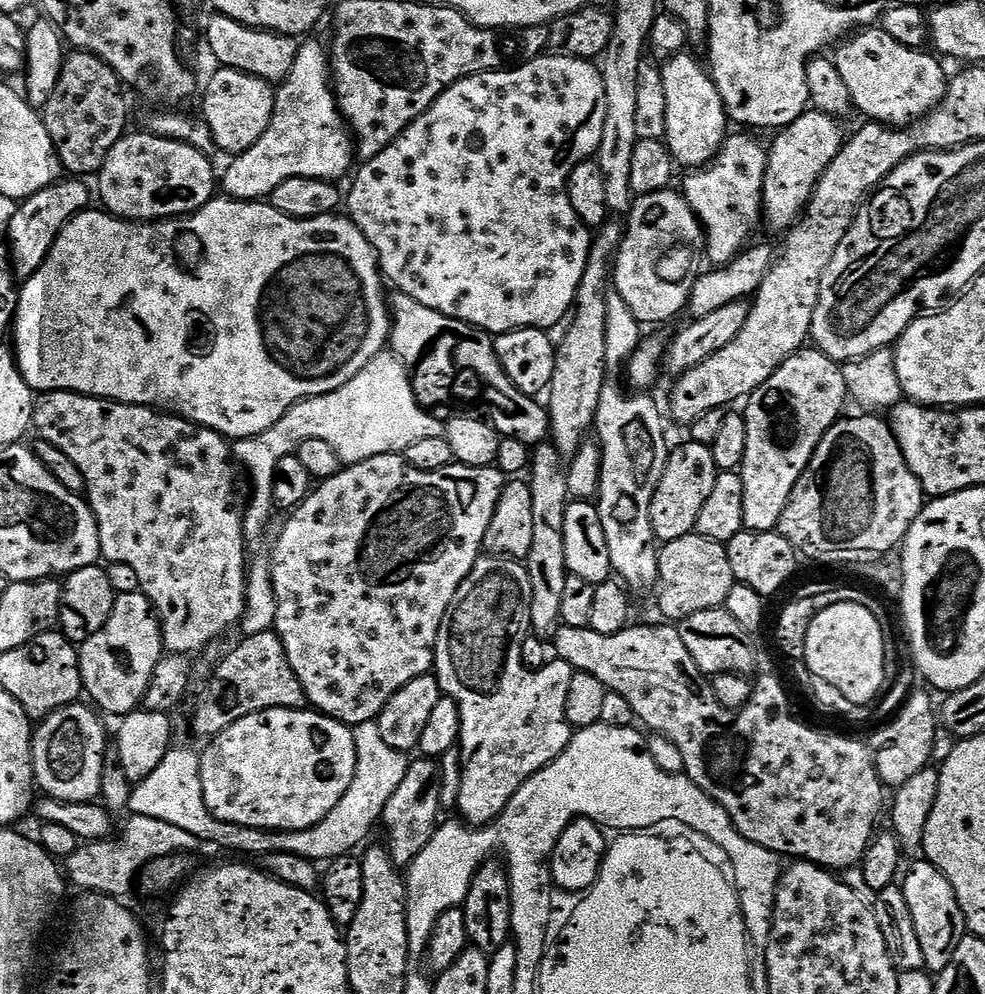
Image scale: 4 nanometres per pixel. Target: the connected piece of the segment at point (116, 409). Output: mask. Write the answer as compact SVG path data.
M45 392L36 401L32 419L39 439L50 442L78 466L84 479L86 499L96 515L96 525L100 531L100 555L108 564L125 564L131 566L138 574L140 591L156 608L160 618L160 629L164 635L164 646L169 653L191 657L191 652L200 652L207 644L212 644L227 628L238 625L244 619L246 603L246 575L244 576L244 518L240 504L240 492L236 489L237 461L234 448L225 437L212 428L203 428L184 419L183 416L169 414L155 408L143 408L140 404L119 404L116 400L99 400L97 396L83 396L77 392Z

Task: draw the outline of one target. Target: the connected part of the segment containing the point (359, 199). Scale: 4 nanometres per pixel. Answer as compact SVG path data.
M540 56L537 60L528 60L520 63L524 64L518 65L517 68L510 69L511 67L509 67L507 70L479 72L476 76L468 76L465 80L459 80L456 84L451 84L397 140L390 142L390 146L386 146L386 150L382 150L382 154L363 161L355 169L354 175L351 177L351 180L353 179L352 189L346 192L347 215L358 226L358 230L362 230L366 242L370 242L370 246L376 252L376 261L380 264L383 279L395 291L414 298L414 302L422 302L422 306L430 306L430 310L438 310L450 318L472 324L474 327L479 328L481 332L489 334L513 332L519 328L542 328L547 330L553 328L559 320L565 319L573 311L576 295L578 294L578 286L582 282L582 274L586 270L586 262L592 249L593 233L581 222L578 214L574 214L574 206L570 206L568 179L574 170L574 166L578 166L584 160L590 160L595 157L598 146L602 142L602 122L606 122L606 90L602 90L602 78L600 77L599 67L591 60L579 60L578 58L566 58L565 56Z

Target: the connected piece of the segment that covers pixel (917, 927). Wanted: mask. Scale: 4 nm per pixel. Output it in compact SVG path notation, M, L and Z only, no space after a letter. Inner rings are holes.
M920 858L904 876L902 887L906 894L906 906L910 906L910 918L914 918L914 934L918 934L918 946L922 946L924 968L929 973L938 974L950 966L958 942L966 935L962 906L950 886L950 882L927 860Z

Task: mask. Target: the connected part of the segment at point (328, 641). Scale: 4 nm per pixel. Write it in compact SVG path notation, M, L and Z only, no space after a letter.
M387 452L357 464L341 467L334 478L317 483L312 492L291 513L292 516L284 524L276 545L270 555L272 569L271 582L276 599L276 623L274 631L280 637L286 650L286 658L290 666L294 666L294 674L298 674L298 682L302 682L305 701L315 711L331 720L339 720L341 724L355 726L376 720L386 702L406 682L414 682L414 678L427 676L433 671L436 662L436 639L442 626L442 618L458 590L458 586L474 570L476 561L482 555L482 545L486 538L486 530L490 530L490 522L494 518L494 510L498 506L498 498L502 494L506 477L499 468L471 468L455 462L447 464L437 472L414 470L404 461L403 455Z

